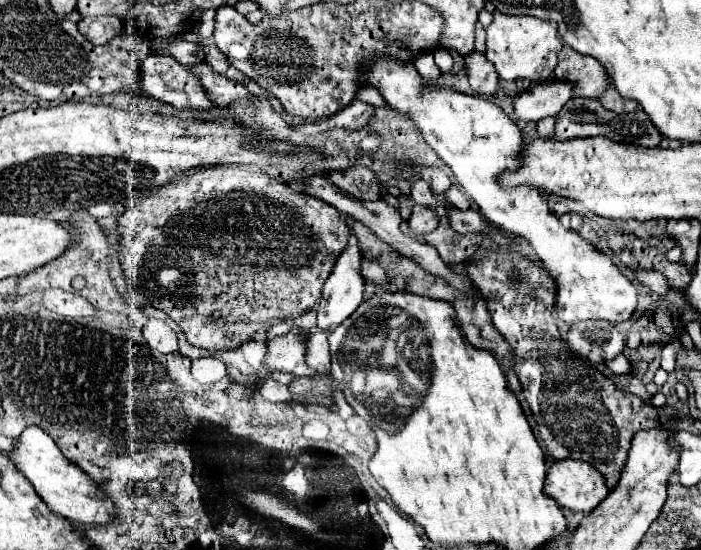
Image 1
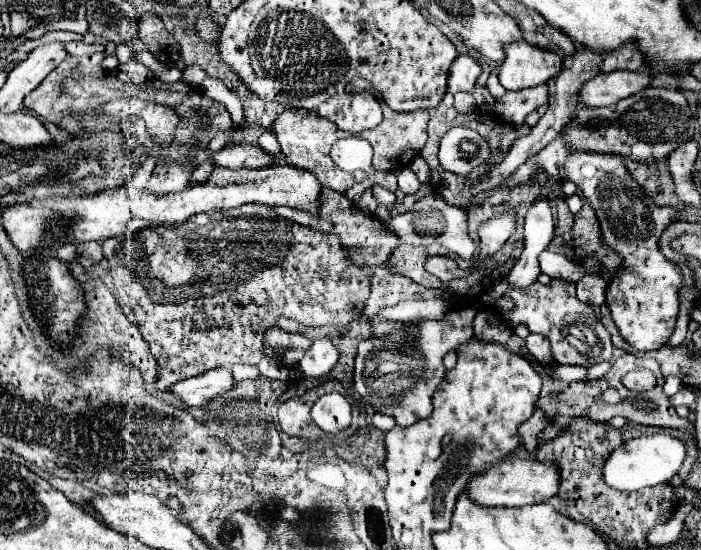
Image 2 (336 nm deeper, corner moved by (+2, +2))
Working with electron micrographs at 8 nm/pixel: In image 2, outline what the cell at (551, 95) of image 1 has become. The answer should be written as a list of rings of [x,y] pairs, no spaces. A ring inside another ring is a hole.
[[[638,72],[598,74],[586,84],[582,84],[582,88],[578,90],[578,100],[584,106],[610,106],[650,86],[650,80],[652,80],[650,74]]]

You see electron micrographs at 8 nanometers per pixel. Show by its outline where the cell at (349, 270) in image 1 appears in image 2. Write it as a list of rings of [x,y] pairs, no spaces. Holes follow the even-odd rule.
[[[326,336],[322,340],[314,340],[310,350],[304,354],[304,358],[300,360],[300,370],[304,372],[304,376],[324,376],[330,372],[330,368],[334,368],[338,360],[338,350],[334,348],[332,340]]]

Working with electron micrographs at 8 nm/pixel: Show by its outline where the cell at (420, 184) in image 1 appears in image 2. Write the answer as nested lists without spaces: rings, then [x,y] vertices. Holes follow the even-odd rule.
[[[400,168],[394,172],[396,178],[398,178],[398,188],[404,192],[404,194],[416,194],[418,188],[422,186],[418,176],[410,170],[410,168]]]

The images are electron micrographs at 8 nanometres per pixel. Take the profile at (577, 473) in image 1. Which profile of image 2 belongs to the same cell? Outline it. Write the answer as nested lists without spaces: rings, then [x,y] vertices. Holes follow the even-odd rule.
[[[506,458],[490,466],[484,474],[474,476],[470,482],[470,498],[480,506],[526,506],[536,502],[548,502],[558,494],[560,472],[552,462]]]

